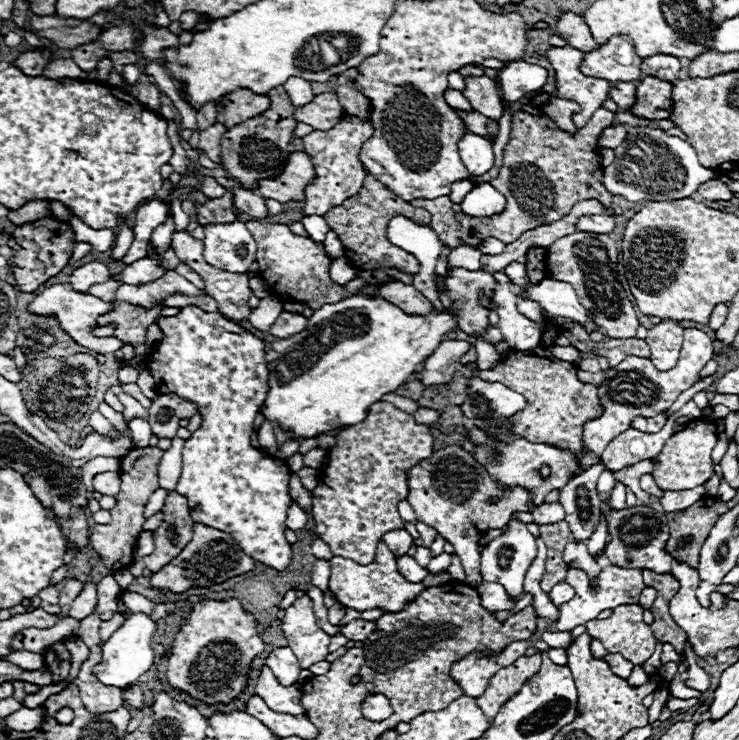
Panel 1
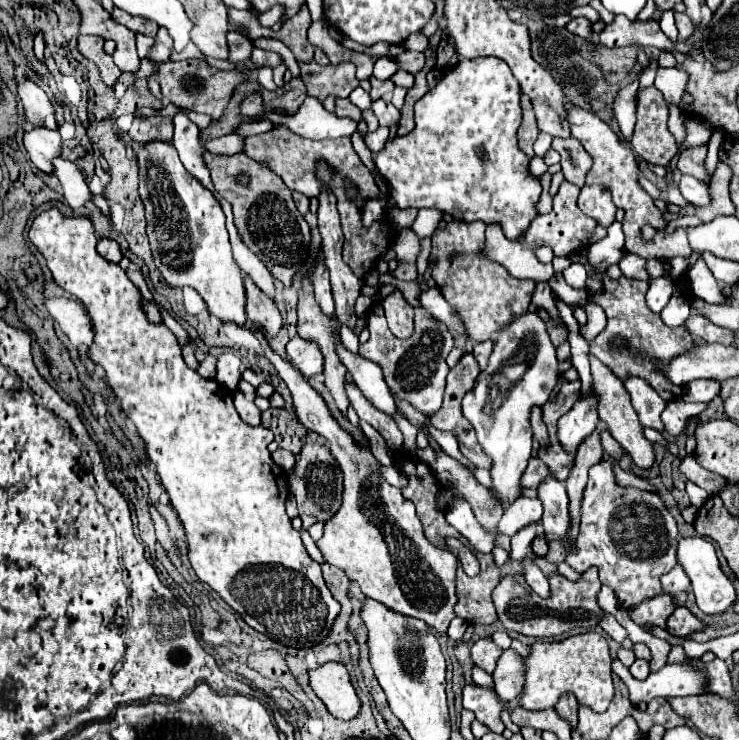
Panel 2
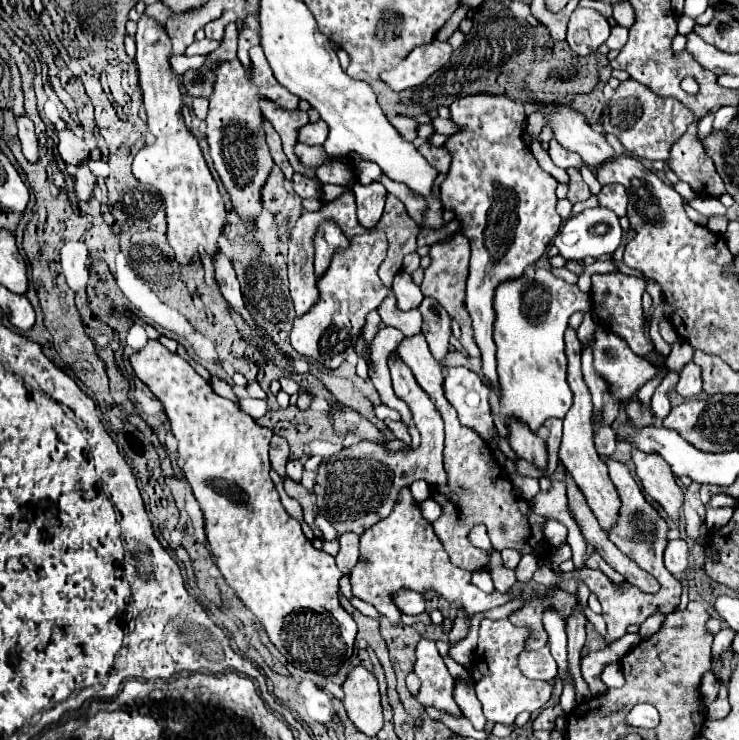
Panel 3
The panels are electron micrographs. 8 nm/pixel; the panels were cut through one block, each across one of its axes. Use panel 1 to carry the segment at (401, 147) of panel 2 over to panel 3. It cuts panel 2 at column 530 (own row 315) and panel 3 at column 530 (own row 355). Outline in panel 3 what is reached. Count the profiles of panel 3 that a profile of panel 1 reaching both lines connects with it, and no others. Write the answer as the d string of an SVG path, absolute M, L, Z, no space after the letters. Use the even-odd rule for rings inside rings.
M470 94L458 98L450 104L450 120L458 126L454 134L448 136L444 148L452 156L450 170L440 184L444 210L452 210L460 222L460 234L464 234L472 244L470 258L470 280L466 288L466 310L472 318L474 340L482 352L482 372L488 380L498 384L496 378L496 344L492 338L494 332L494 292L502 282L520 278L526 266L534 264L558 234L562 218L556 214L556 186L558 182L546 174L536 158L532 156L528 144L524 144L522 134L526 126L524 104L510 100L506 94Z

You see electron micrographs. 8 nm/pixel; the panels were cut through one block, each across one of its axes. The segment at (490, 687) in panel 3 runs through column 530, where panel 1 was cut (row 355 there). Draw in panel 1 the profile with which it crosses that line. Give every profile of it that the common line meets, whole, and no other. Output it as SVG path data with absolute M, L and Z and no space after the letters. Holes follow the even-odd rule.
M686 328L680 358L678 358L678 364L672 370L660 372L660 370L654 368L654 364L650 360L638 358L638 356L628 356L616 368L606 370L604 372L604 382L598 388L598 396L600 396L600 402L604 406L604 414L596 420L586 422L586 426L584 426L584 444L592 452L602 454L604 448L608 446L608 442L612 438L616 438L618 434L622 434L624 430L628 430L636 416L652 418L652 416L658 416L658 414L666 412L672 406L672 402L678 398L678 394L688 390L698 380L700 370L708 364L712 354L714 354L712 340L704 332L696 330L696 328Z

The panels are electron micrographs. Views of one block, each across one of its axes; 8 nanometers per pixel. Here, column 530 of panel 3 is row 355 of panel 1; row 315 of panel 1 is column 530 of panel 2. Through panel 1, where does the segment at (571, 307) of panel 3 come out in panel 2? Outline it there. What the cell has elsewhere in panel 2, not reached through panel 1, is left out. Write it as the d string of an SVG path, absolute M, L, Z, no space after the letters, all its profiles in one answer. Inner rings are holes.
M526 312L514 318L498 336L488 368L478 374L474 388L462 398L462 414L474 426L480 446L492 460L492 494L500 502L508 502L508 506L522 498L524 492L522 474L532 452L530 408L542 406L550 398L556 382L556 348L548 338L544 322L534 312Z

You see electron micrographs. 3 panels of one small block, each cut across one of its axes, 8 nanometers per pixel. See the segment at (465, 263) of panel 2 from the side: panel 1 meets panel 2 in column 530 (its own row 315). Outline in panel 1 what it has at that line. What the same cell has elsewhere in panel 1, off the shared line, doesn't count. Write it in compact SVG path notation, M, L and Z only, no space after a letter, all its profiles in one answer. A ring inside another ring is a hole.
M282 312L282 316L272 324L270 328L270 334L278 336L278 338L288 338L292 334L296 334L298 330L304 330L306 326L306 318L304 316L298 316L298 314L288 314L288 312Z

